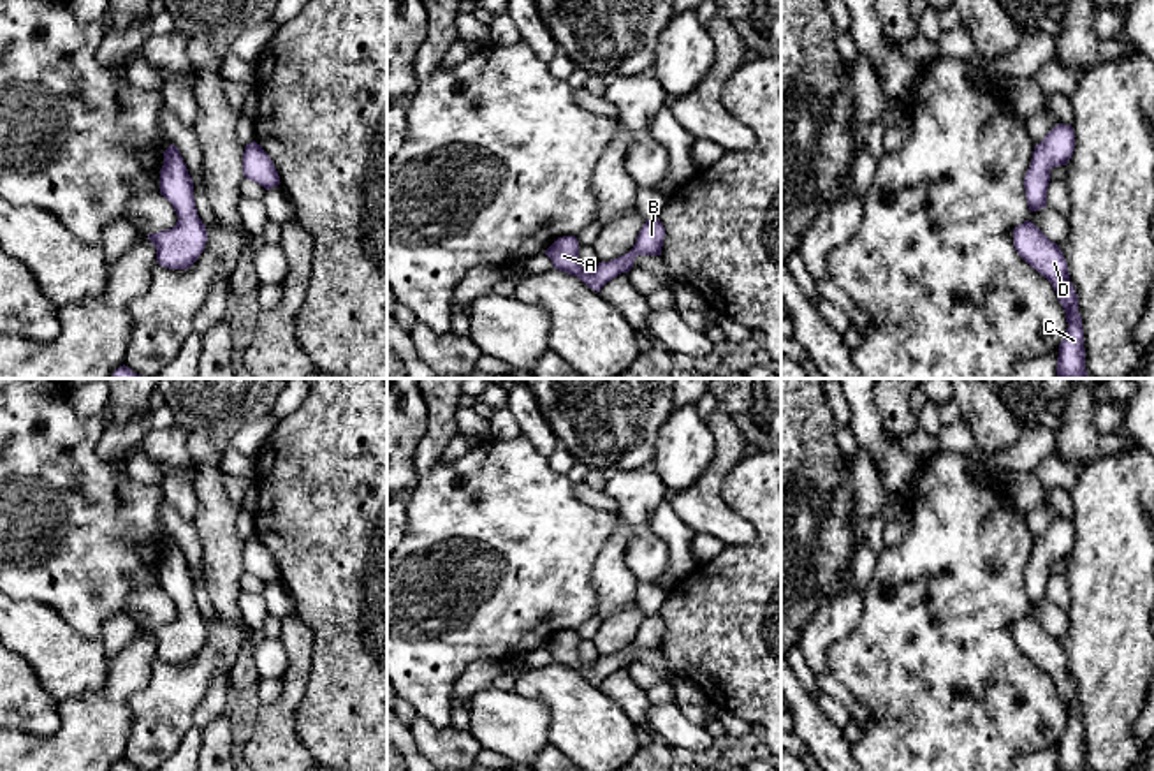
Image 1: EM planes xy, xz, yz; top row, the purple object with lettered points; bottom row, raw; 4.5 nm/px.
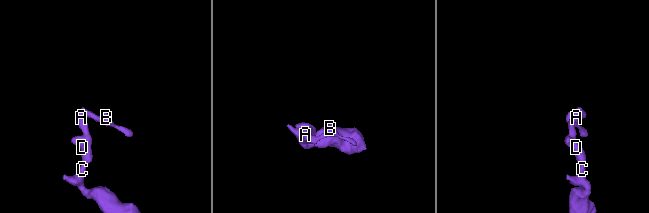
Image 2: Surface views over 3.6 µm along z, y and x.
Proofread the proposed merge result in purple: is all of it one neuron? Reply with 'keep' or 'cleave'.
keep

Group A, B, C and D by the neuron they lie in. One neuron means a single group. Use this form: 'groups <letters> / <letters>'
groups A B C D

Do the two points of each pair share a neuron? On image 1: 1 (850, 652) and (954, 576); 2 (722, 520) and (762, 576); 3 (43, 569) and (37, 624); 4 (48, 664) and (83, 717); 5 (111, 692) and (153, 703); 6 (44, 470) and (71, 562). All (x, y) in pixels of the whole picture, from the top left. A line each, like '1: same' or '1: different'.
1: same
2: different
3: different
4: different
5: different
6: same

